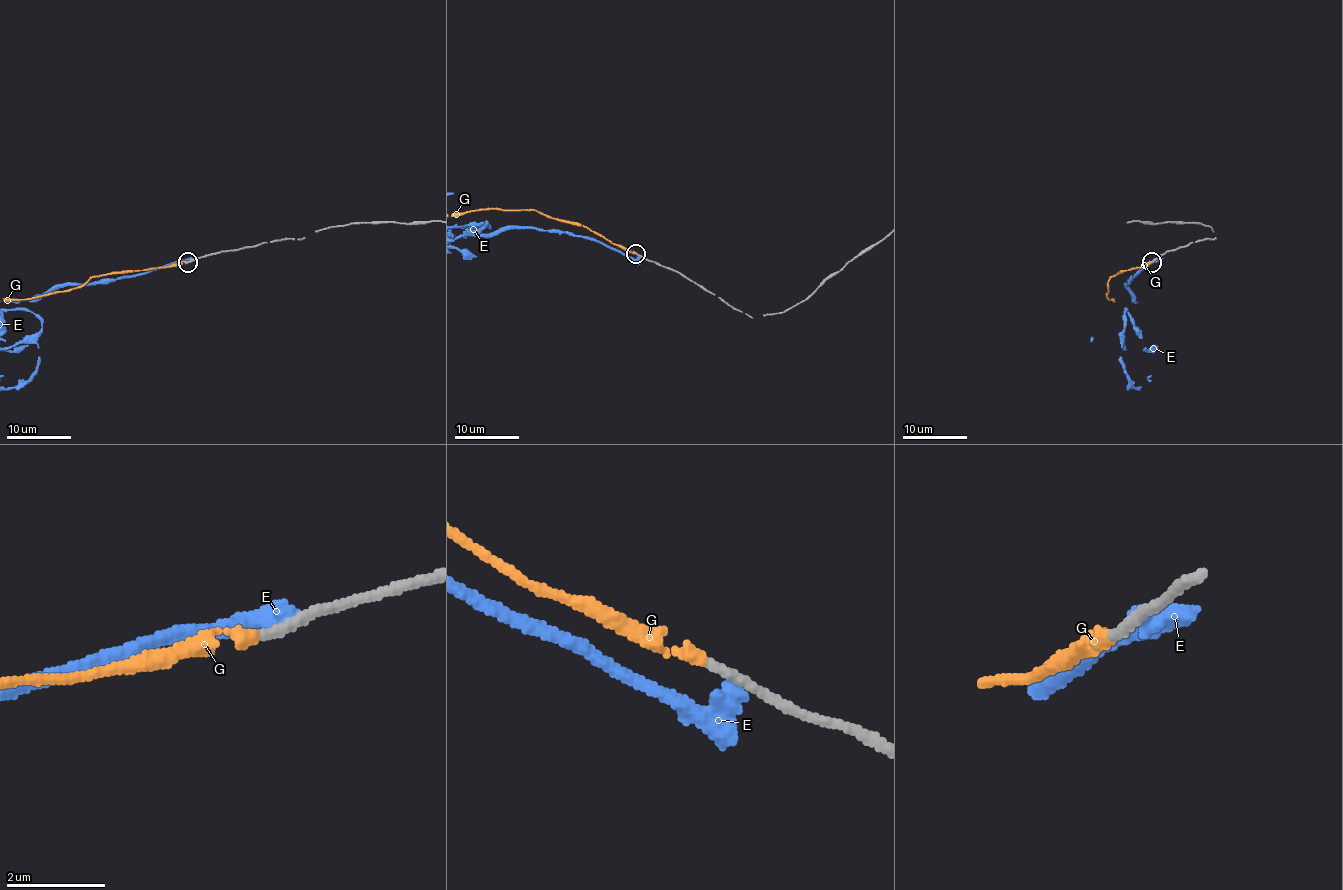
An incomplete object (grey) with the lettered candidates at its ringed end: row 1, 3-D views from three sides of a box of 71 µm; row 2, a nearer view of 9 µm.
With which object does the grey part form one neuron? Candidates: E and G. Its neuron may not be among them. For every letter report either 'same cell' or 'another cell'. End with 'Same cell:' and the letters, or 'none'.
E: another cell
G: same cell
Same cell: G

